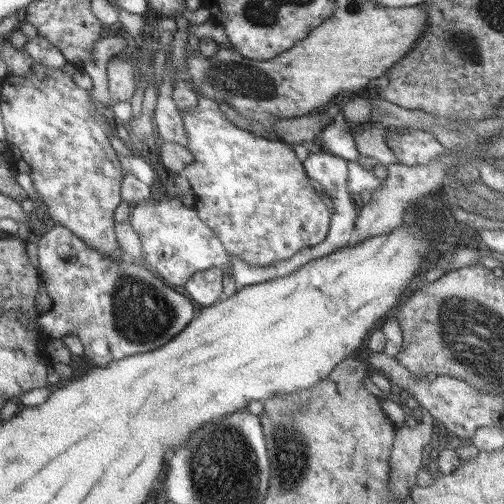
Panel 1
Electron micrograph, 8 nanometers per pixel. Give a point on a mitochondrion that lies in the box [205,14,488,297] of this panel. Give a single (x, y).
(471, 47)

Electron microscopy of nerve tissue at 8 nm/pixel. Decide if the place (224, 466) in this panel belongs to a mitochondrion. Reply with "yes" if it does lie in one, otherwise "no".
yes

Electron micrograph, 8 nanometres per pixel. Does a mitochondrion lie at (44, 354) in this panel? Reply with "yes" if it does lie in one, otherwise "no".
no

